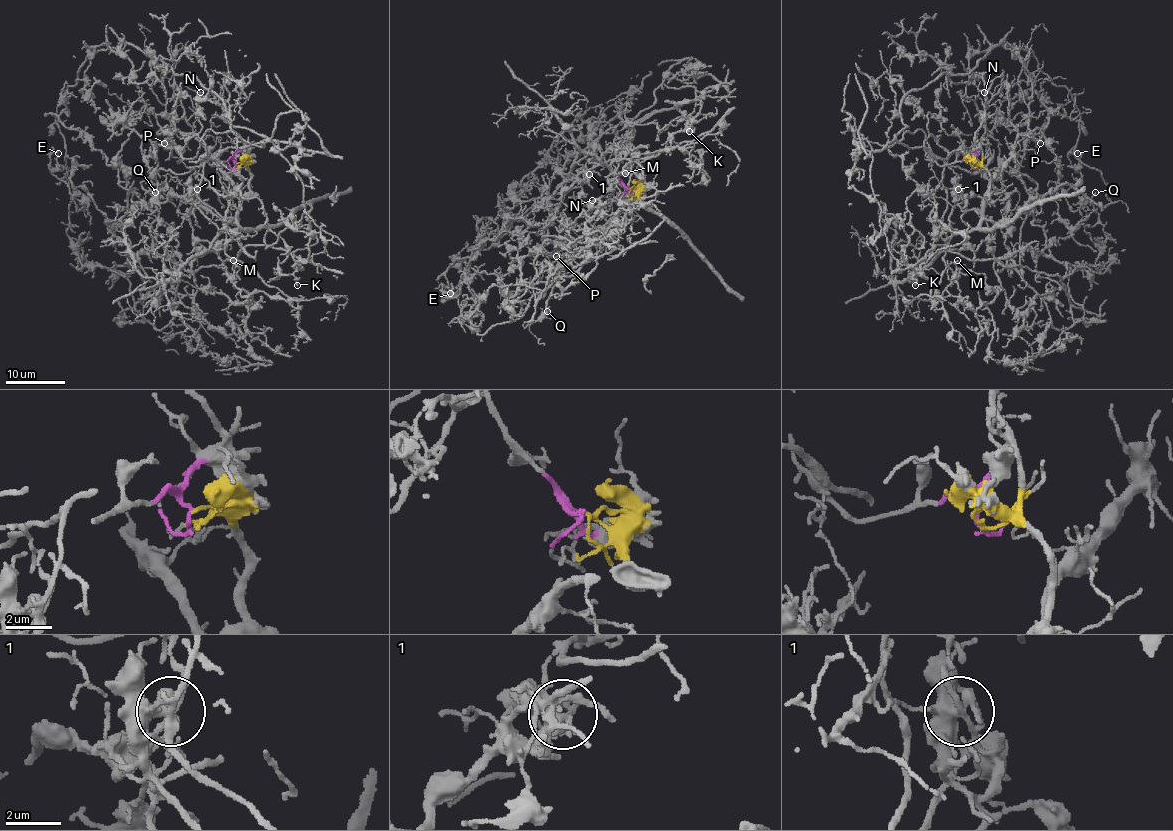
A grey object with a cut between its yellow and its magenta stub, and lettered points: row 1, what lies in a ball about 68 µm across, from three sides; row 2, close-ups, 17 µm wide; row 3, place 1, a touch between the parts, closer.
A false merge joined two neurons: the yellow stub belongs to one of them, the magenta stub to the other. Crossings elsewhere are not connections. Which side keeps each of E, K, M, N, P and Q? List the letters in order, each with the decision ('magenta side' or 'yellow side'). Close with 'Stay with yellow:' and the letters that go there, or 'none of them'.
E: magenta side
K: magenta side
M: magenta side
N: yellow side
P: yellow side
Q: yellow side
Stay with yellow: N, P, Q

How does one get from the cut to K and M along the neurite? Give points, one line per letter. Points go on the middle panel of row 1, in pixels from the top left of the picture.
K: (628, 187), (594, 141), (651, 107), (662, 85), (695, 88), (695, 108), (671, 123), (685, 120), (689, 131)
M: (628, 187), (599, 150), (574, 163), (591, 170), (588, 216), (643, 190), (637, 163), (625, 173)

